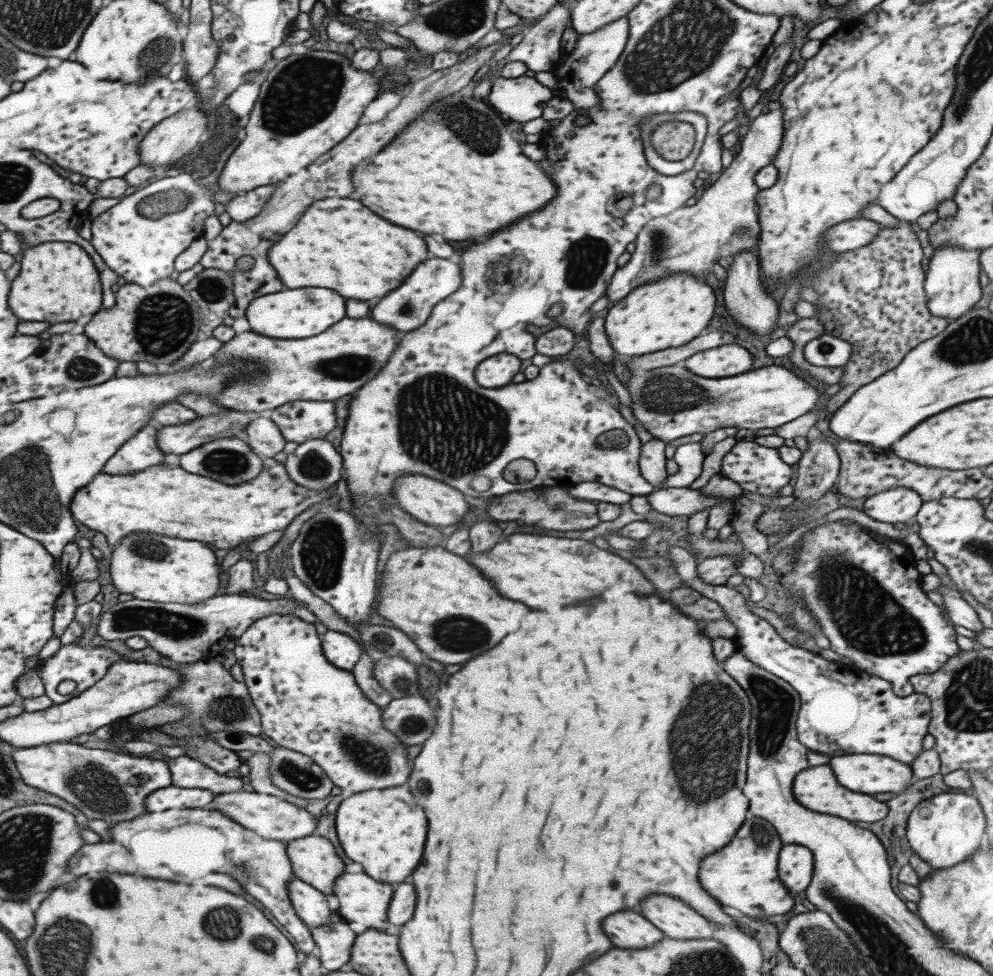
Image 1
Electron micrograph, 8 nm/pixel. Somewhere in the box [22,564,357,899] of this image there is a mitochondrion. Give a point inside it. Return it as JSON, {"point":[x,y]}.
{"point":[96,788]}

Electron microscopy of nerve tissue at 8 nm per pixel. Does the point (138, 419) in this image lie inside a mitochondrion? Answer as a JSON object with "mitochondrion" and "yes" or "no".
{"mitochondrion":"no"}

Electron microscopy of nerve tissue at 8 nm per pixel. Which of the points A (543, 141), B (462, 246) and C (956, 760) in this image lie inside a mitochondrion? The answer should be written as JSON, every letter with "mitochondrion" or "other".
{"A":"other","B":"other","C":"other"}

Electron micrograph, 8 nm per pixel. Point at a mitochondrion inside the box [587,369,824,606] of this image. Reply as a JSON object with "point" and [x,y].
{"point":[664,394]}

